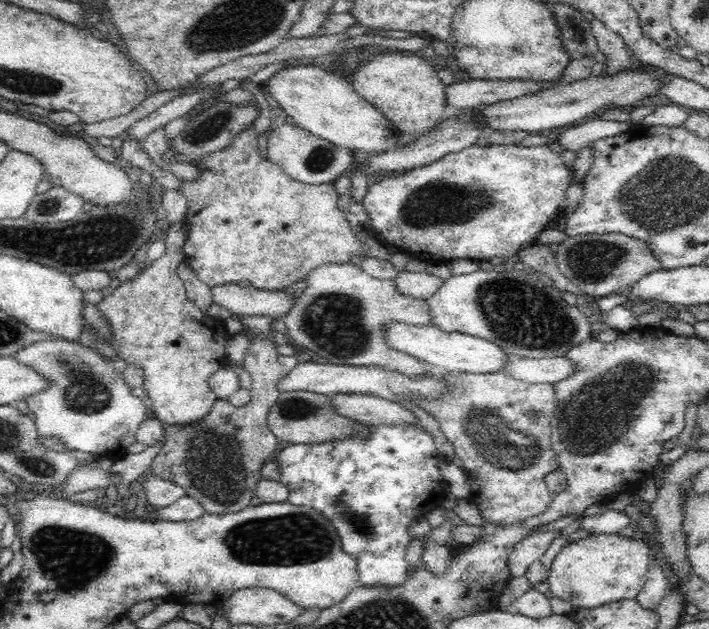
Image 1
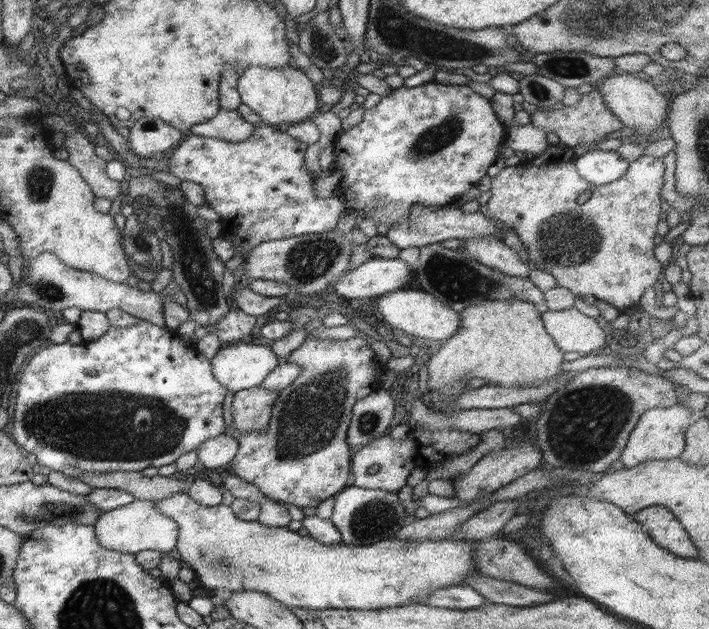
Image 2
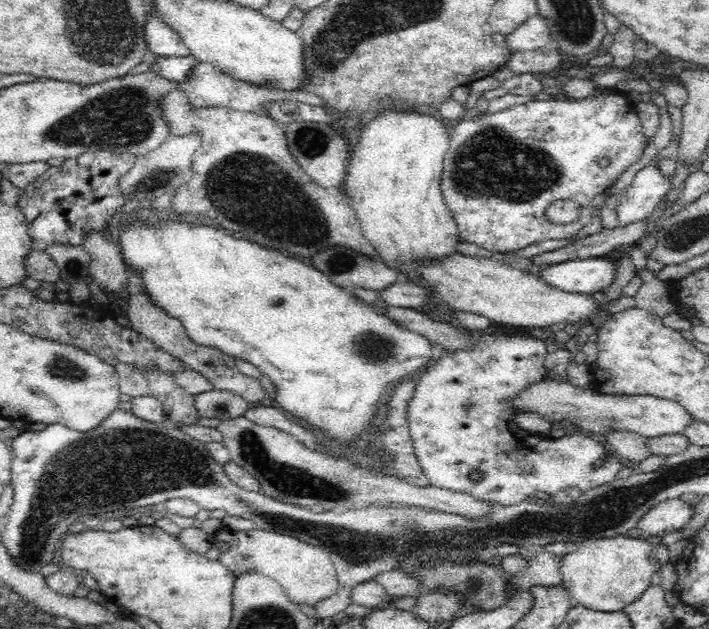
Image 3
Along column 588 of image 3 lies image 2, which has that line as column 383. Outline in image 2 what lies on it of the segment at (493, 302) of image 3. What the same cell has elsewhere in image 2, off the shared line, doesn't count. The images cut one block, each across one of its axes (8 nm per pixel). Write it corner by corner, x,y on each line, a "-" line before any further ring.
397,289
396,291
383,294
377,300
377,308
386,326
402,331
406,336
429,338
429,340
447,340
460,327
460,314
458,312
446,307
433,295
421,290

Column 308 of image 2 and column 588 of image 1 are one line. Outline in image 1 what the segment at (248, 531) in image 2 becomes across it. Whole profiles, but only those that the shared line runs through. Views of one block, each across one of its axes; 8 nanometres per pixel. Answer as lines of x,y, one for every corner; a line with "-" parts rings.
621,534
590,535
577,542
568,543
558,552
552,562
548,583
554,597
567,600
572,606
598,608
603,604
621,600
632,600
642,591
647,576
650,550
641,540

